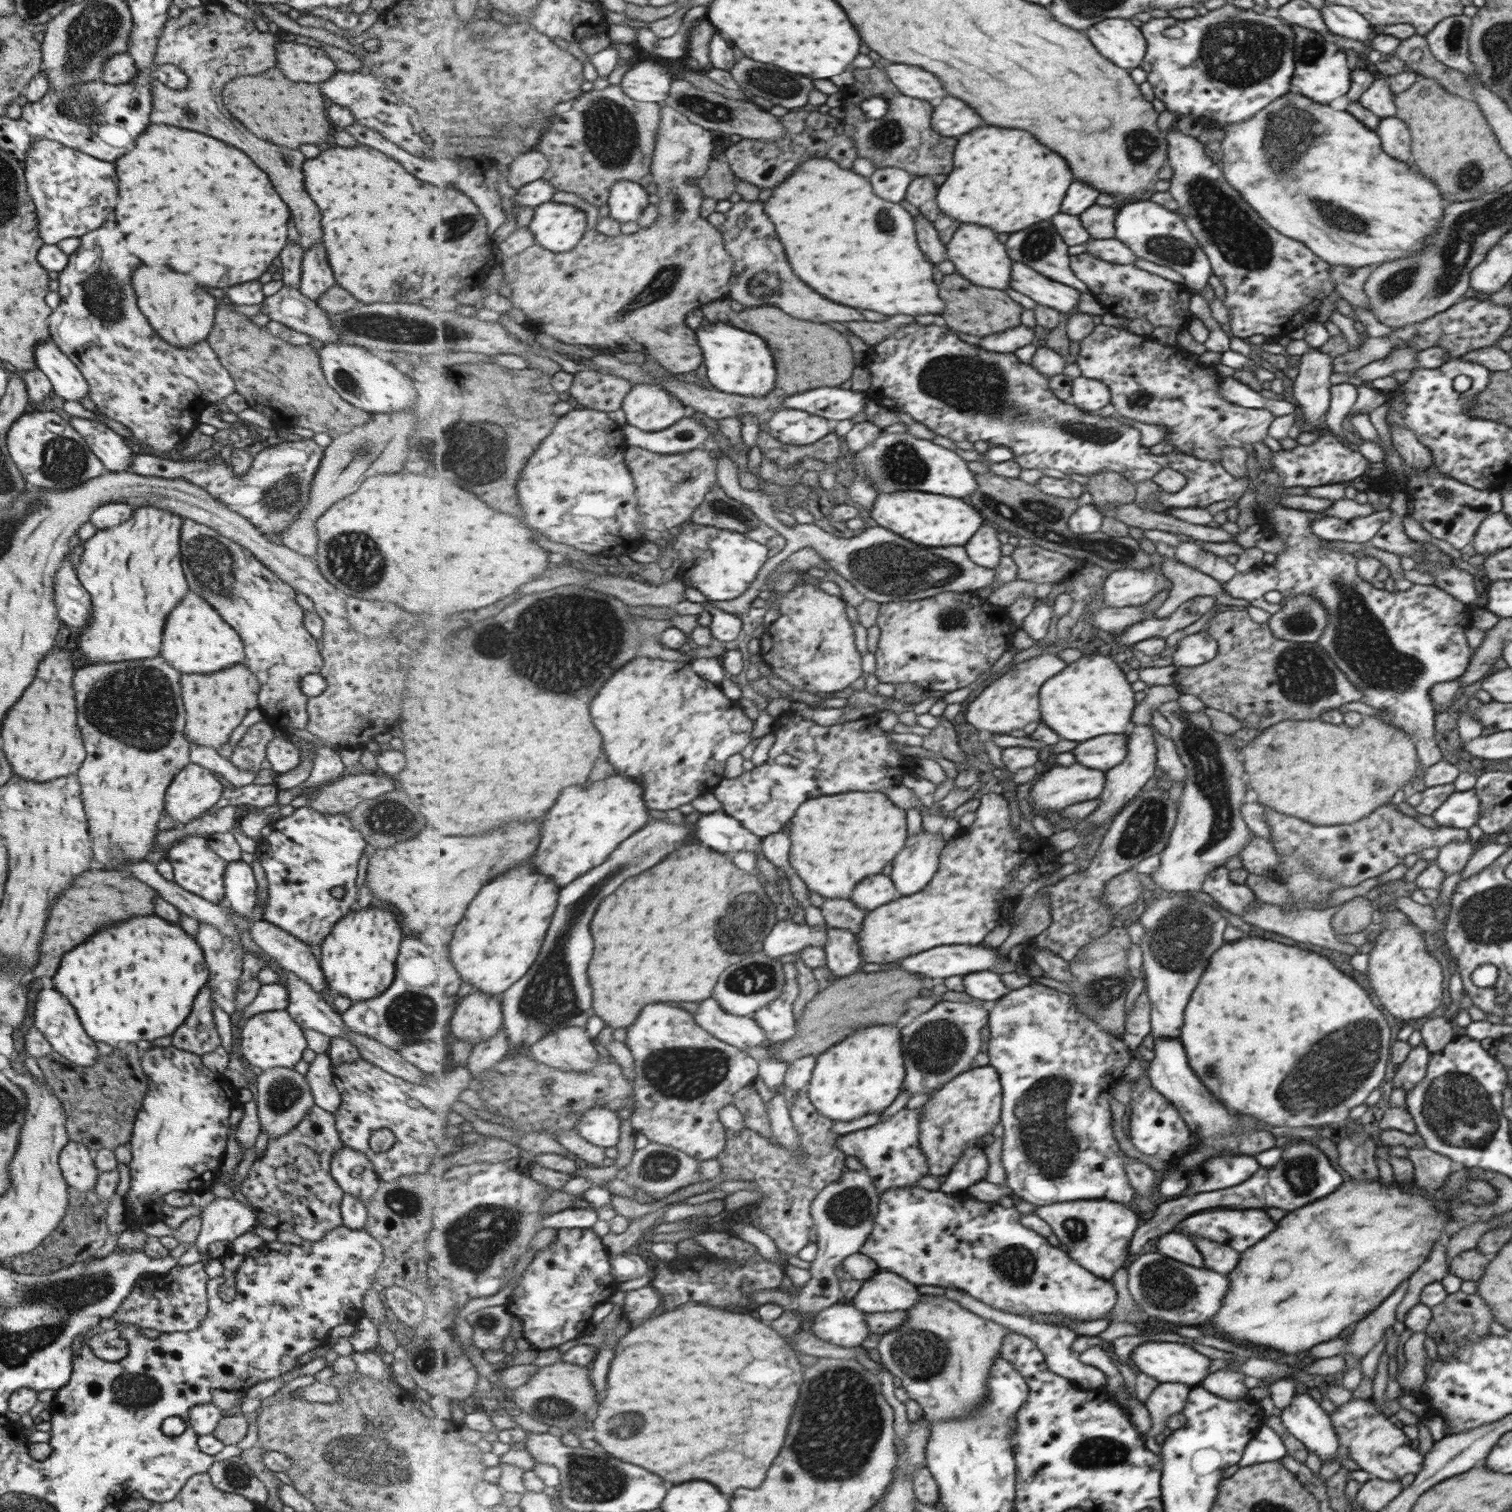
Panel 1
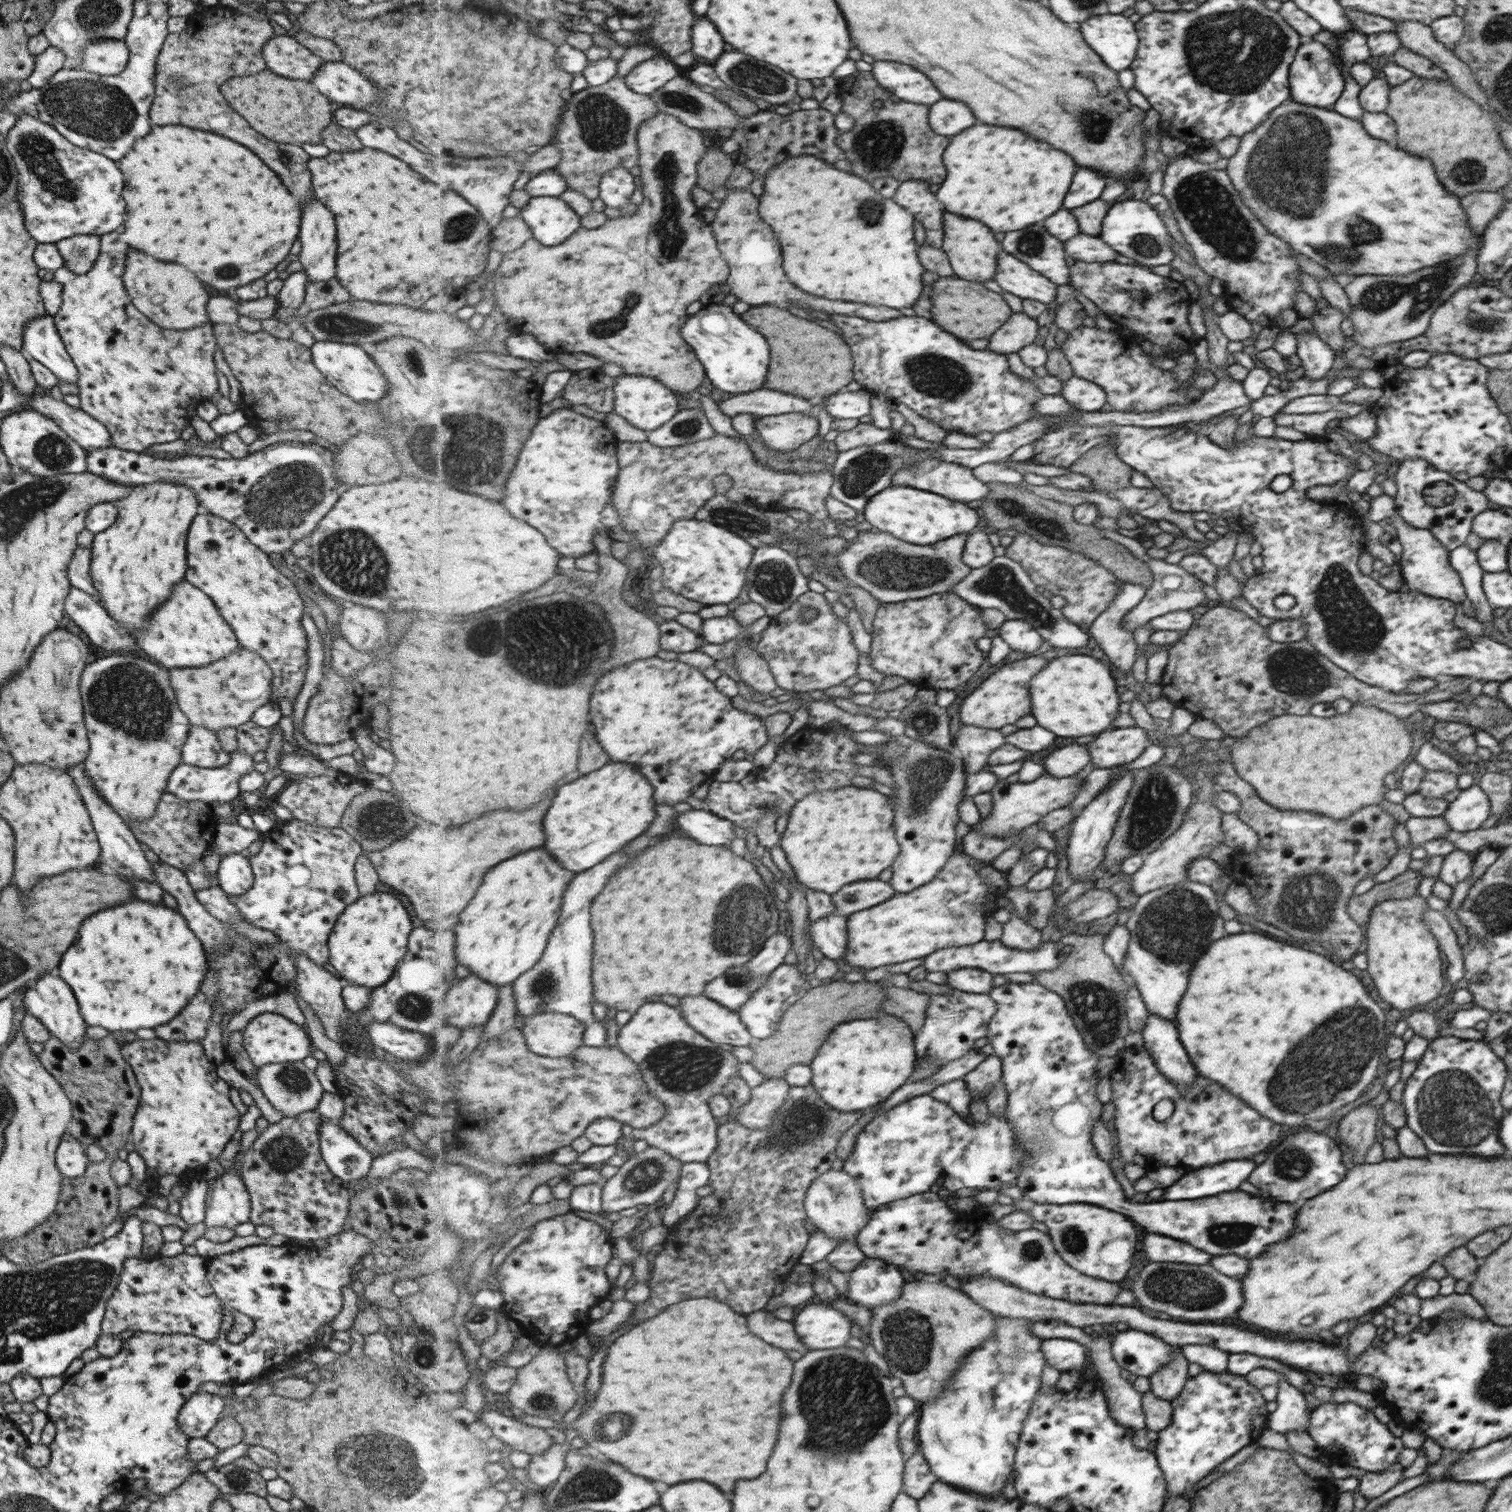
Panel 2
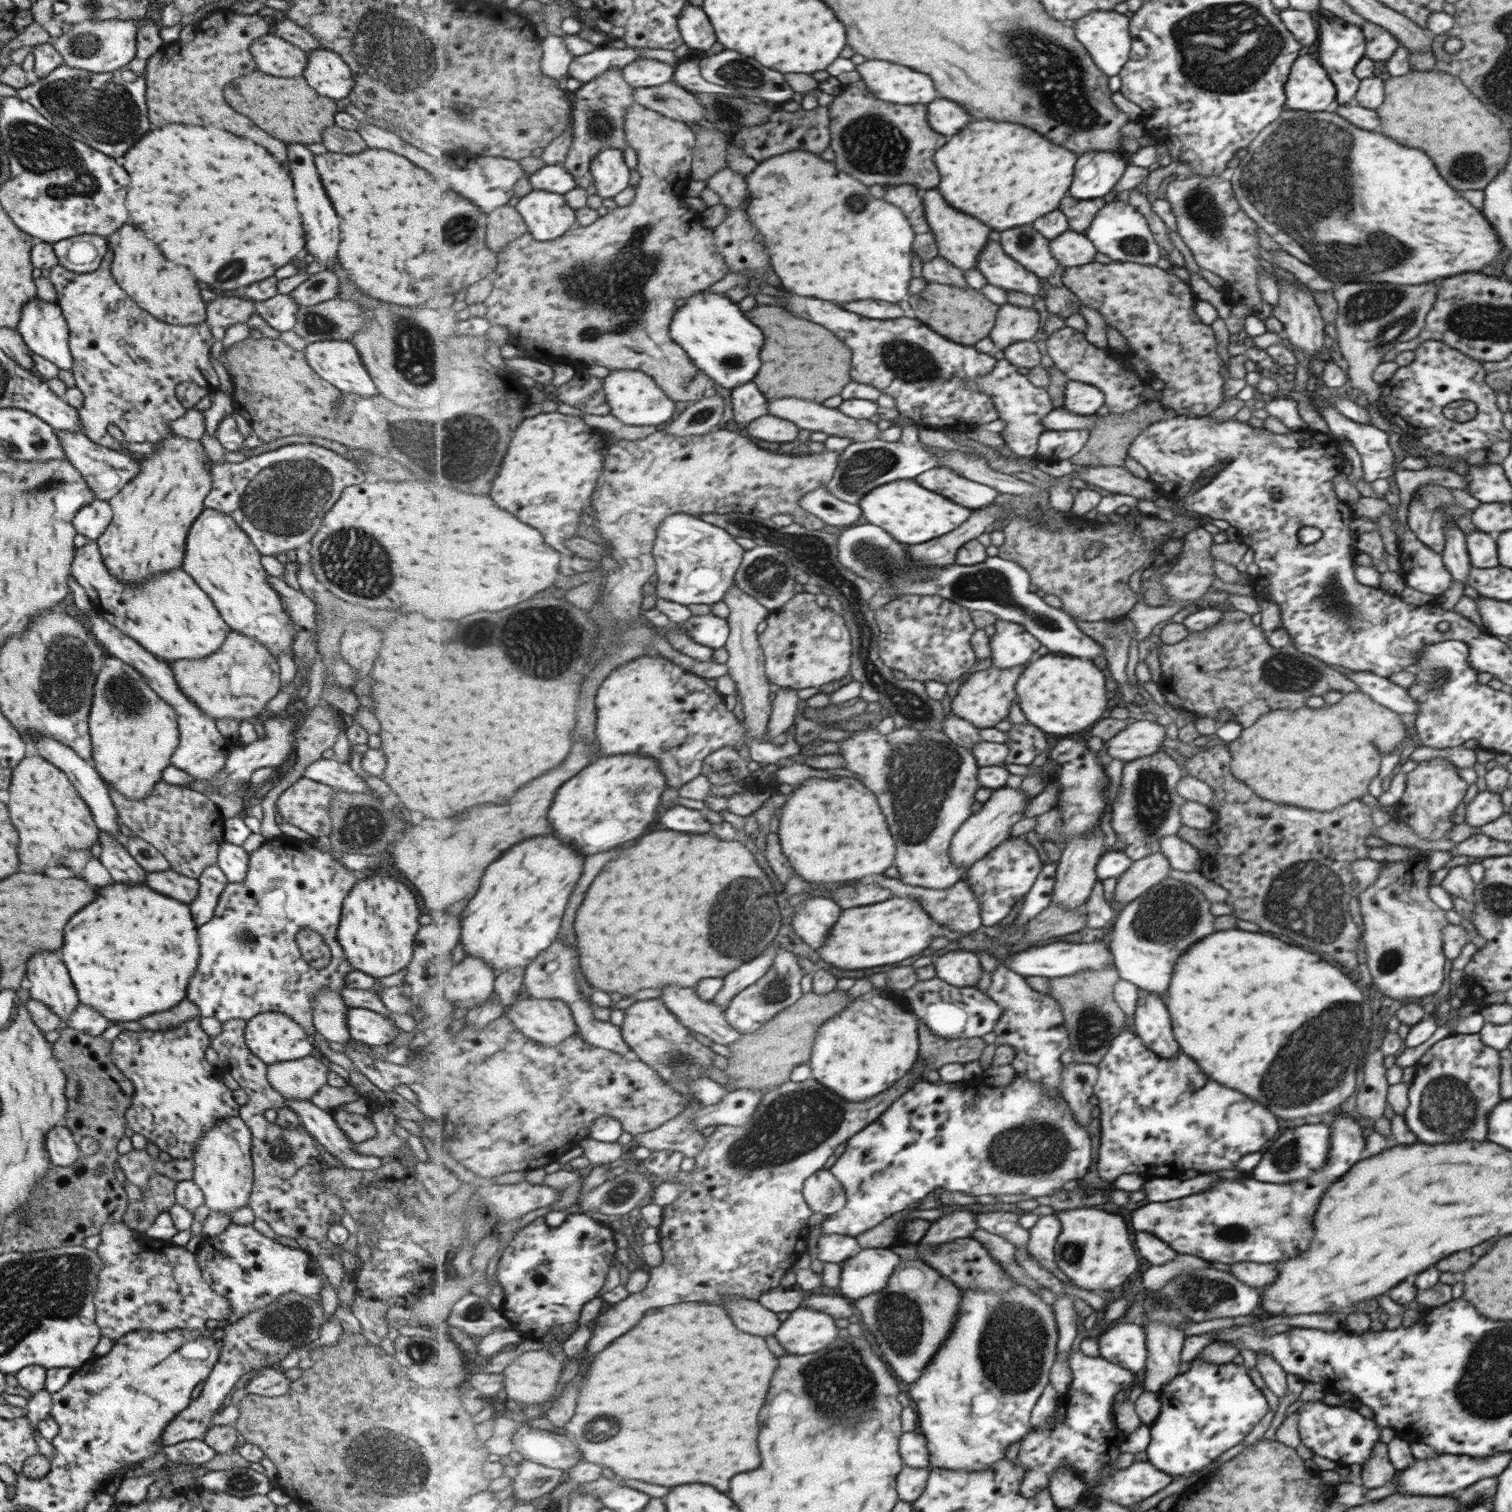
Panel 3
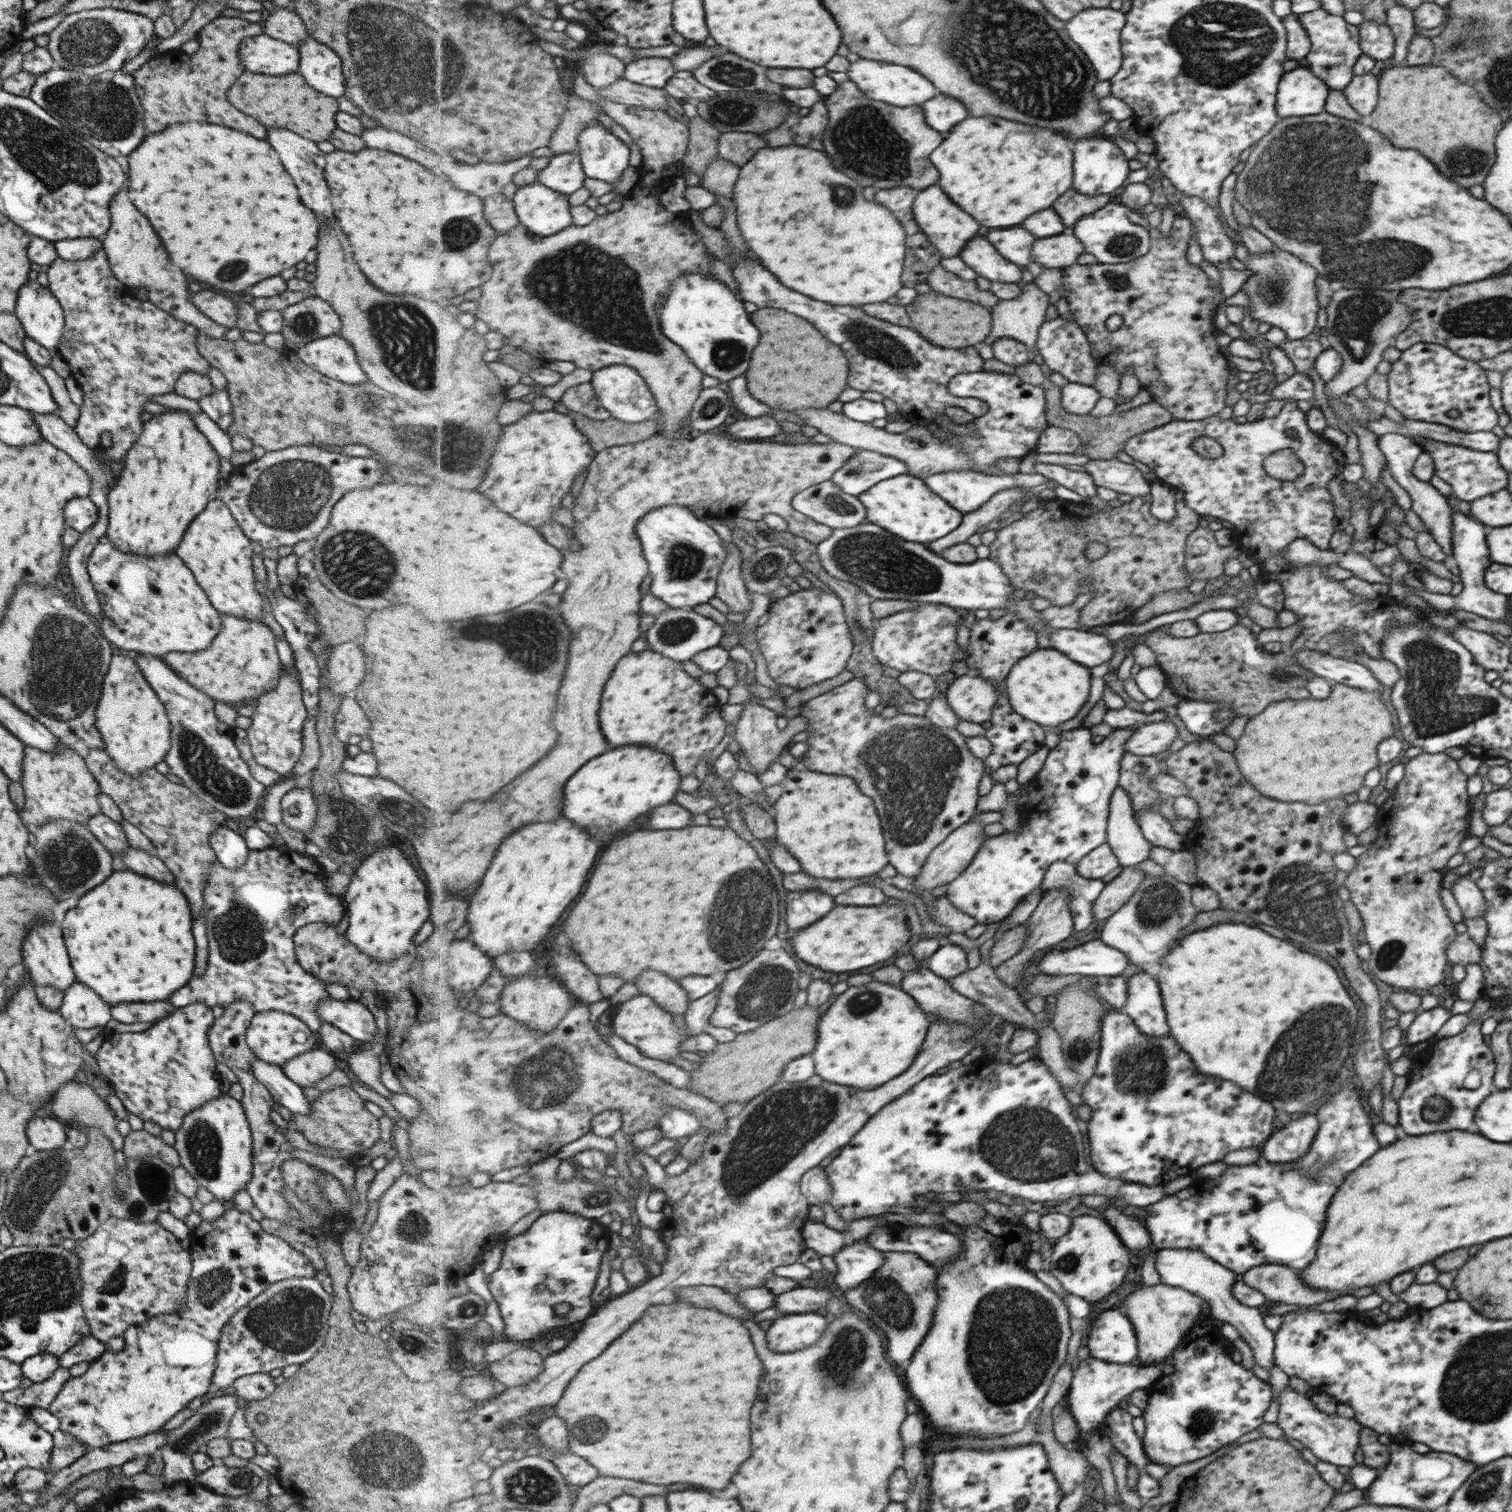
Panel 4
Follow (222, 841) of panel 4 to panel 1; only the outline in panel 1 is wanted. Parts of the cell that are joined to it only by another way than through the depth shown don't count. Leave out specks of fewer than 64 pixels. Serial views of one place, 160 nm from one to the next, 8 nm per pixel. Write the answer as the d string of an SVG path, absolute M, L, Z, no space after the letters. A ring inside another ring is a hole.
M243 861L226 863L223 876L223 890L225 902L235 913L251 914L255 898L255 879L251 867Z

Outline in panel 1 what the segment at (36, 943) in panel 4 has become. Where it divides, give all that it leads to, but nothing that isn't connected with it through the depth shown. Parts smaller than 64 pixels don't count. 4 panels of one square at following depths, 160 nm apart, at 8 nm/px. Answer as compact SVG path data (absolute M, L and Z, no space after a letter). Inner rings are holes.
M42 988L36 997L32 1010L33 1016L30 1019L30 1025L35 1027L51 1045L56 1053L63 1058L71 1061L74 1065L90 1067L99 1053L95 1048L94 1040L91 1040L83 1030L80 1020L77 1018L75 1009L71 1003L58 990L51 988Z

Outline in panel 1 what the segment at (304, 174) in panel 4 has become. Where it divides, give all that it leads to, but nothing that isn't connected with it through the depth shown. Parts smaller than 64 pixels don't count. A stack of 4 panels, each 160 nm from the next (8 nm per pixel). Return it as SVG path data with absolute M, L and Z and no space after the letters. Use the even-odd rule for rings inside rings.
M321 242L309 246L305 252L302 252L300 271L297 289L313 304L319 295L327 290L327 287L335 284L331 268L327 266L327 260L325 260L325 248Z

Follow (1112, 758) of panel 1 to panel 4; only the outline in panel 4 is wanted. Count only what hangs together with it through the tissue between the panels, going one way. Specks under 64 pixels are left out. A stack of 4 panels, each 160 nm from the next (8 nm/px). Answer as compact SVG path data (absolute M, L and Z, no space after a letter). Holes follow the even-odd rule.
M1151 722L1135 729L1123 748L1133 756L1165 756L1177 734L1177 728L1171 722Z

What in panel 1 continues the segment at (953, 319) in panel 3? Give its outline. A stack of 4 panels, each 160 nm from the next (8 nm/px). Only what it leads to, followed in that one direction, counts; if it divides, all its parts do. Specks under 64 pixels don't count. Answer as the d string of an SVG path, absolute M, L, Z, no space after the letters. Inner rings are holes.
M958 273L945 276L941 284L941 298L947 302L947 322L957 332L967 332L973 336L989 336L993 332L1003 332L1021 325L1024 306L1003 290L984 288L971 283Z

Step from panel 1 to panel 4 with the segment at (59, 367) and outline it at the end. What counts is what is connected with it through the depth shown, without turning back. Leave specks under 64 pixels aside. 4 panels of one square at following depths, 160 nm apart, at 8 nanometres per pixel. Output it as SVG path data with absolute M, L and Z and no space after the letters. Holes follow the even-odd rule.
M29 281L17 289L14 315L18 318L24 333L45 348L51 356L59 355L59 341L64 316L60 304L47 287Z

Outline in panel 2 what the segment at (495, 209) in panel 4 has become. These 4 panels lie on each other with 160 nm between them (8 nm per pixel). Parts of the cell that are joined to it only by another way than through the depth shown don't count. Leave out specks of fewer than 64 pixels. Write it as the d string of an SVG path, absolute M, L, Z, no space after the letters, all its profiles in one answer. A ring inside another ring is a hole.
M521 216L505 218L492 233L491 249L506 255L522 248L531 239L534 234Z

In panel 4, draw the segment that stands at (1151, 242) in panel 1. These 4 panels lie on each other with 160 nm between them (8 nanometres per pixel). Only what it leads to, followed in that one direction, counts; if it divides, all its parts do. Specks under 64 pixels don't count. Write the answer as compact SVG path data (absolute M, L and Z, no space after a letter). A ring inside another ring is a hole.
M1109 202L1099 208L1097 212L1082 216L1081 220L1075 224L1075 228L1070 231L1083 243L1085 253L1093 255L1097 262L1117 264L1126 263L1147 254L1147 248L1149 248L1147 228L1149 228L1147 220L1141 218L1139 214L1131 212L1131 208L1125 208L1119 202Z

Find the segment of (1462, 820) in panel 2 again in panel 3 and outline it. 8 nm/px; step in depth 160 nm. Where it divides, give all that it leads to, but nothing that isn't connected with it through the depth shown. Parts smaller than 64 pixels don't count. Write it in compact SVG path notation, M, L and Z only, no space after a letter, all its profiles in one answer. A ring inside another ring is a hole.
M1478 791L1477 795L1465 805L1465 824L1467 826L1484 826L1488 822L1493 822L1503 813L1507 812L1507 808L1499 799L1500 794L1491 791Z

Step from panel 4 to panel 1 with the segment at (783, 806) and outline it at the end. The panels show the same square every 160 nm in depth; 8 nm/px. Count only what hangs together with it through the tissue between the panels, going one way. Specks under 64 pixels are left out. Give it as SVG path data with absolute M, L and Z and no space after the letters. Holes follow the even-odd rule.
M847 792L823 796L805 802L792 818L790 863L807 886L825 898L851 899L853 888L871 874L881 874L883 868L897 858L907 844L907 812L897 808L881 792Z

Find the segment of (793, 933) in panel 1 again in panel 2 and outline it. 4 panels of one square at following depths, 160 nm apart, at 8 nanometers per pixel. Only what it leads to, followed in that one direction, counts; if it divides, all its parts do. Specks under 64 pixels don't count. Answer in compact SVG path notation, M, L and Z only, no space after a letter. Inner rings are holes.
M777 933L766 940L764 947L748 962L748 969L757 977L761 975L771 975L778 966L785 962L785 956L789 950L793 949L793 944L789 936Z

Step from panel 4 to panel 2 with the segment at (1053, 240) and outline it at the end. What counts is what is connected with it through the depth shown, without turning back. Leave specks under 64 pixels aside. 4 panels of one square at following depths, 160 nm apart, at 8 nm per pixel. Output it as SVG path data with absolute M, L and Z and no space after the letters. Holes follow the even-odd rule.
M1084 233L1065 243L1065 251L1075 261L1091 263L1114 261L1117 256L1117 253L1102 239Z

